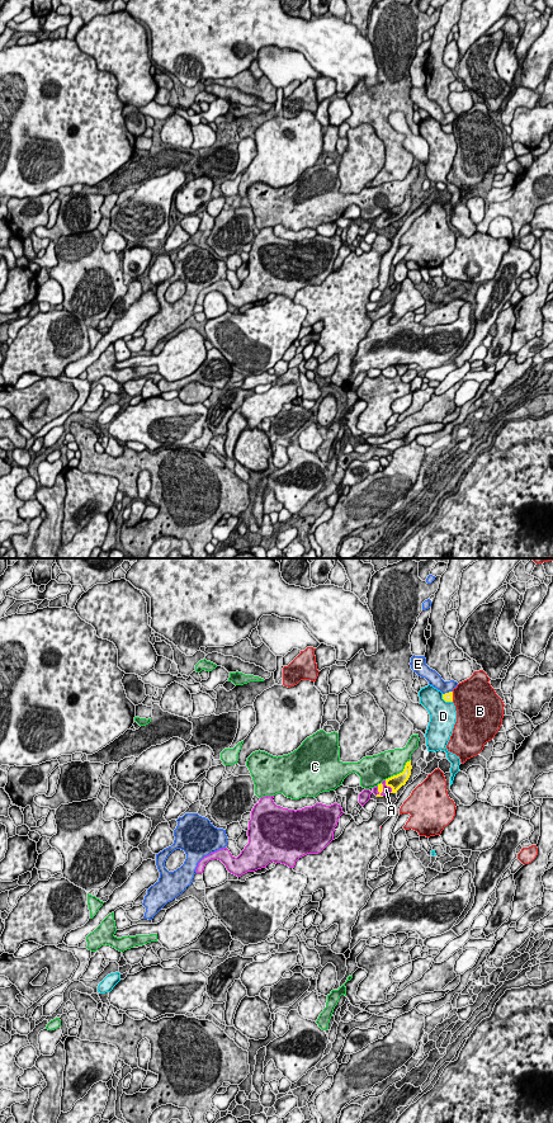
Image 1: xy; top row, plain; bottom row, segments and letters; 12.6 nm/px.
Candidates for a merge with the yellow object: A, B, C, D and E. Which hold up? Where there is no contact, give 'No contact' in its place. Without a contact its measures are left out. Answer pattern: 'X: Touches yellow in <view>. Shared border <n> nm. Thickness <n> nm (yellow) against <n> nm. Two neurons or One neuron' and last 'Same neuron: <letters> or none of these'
A: Touches yellow in xy. Shared border 240 nm. Thickness 60 nm (yellow) against 100 nm. One neuron
B: Touches yellow in xy. Shared border 130 nm. Thickness 130 nm (yellow) against 460 nm. Two neurons
C: Touches yellow in xy. Shared border 420 nm. Thickness 180 nm (yellow) against 320 nm. Two neurons
D: Touches yellow in xy. Shared border 180 nm. Thickness 130 nm (yellow) against 360 nm. Two neurons
E: Touches yellow in xy. Shared border 140 nm. Thickness 130 nm (yellow) against 170 nm. Two neurons
Same neuron: A

